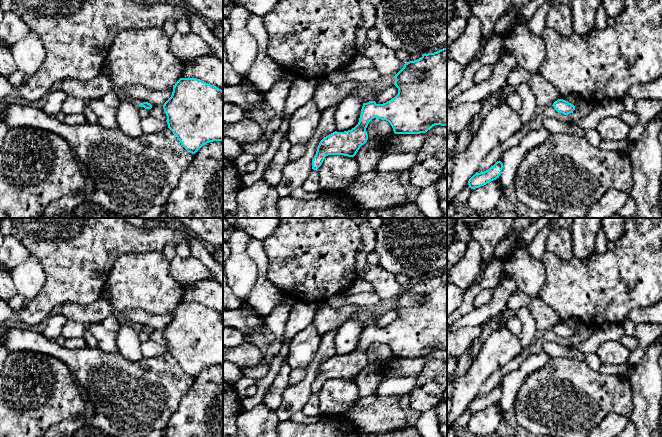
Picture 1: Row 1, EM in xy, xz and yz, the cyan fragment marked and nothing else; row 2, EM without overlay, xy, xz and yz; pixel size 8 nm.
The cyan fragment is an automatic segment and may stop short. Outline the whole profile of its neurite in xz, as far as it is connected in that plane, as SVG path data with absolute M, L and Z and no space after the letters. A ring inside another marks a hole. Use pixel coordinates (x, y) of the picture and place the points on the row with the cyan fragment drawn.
M447 47L405 63L394 78L394 85L398 88L394 98L383 104L375 101L363 103L359 122L354 128L344 132L335 131L320 141L312 160L313 170L317 170L328 155L354 157L367 142L366 128L374 118L388 121L395 134L420 134L435 125L447 126Z

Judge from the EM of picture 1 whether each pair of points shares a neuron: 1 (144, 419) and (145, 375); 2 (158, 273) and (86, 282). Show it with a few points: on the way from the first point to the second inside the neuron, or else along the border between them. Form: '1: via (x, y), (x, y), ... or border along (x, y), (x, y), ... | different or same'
1: via (144, 408), (145, 386) | same
2: border along (117, 257), (105, 285) | different

